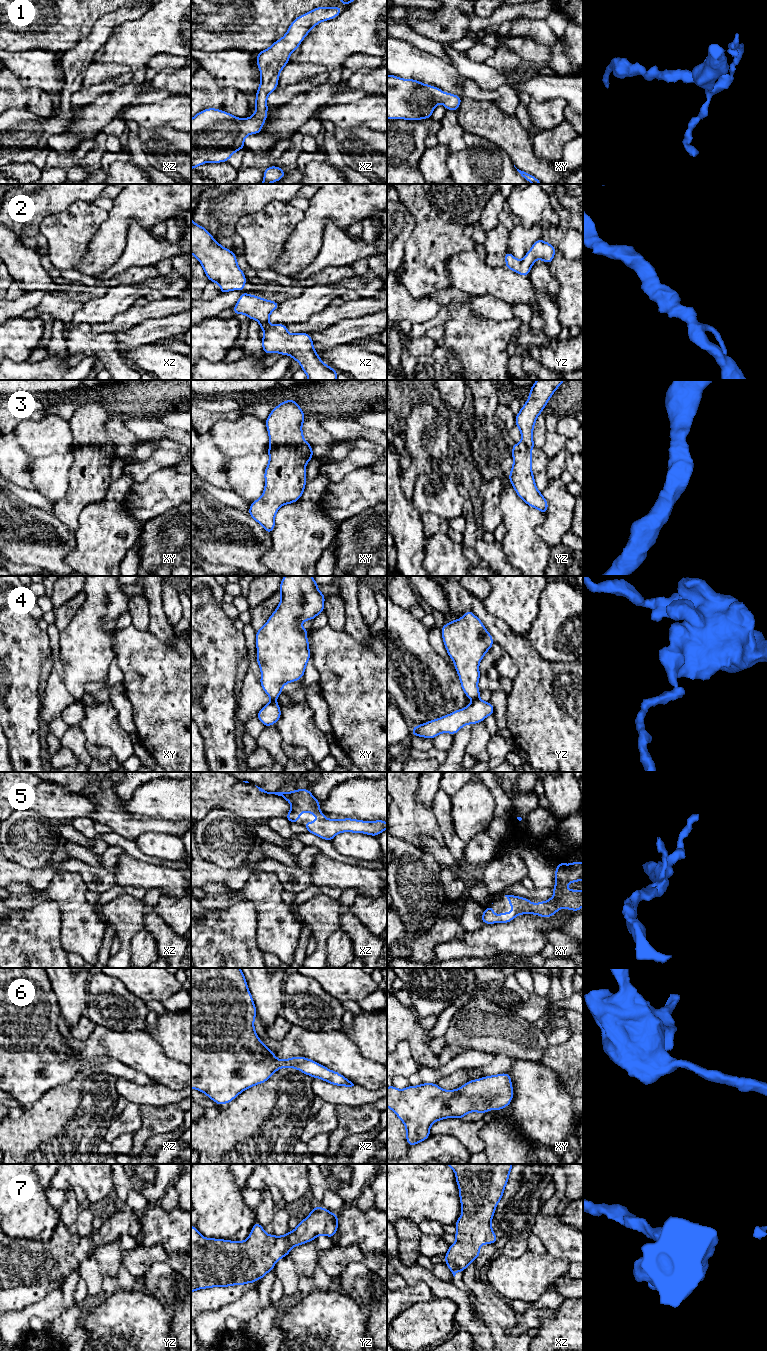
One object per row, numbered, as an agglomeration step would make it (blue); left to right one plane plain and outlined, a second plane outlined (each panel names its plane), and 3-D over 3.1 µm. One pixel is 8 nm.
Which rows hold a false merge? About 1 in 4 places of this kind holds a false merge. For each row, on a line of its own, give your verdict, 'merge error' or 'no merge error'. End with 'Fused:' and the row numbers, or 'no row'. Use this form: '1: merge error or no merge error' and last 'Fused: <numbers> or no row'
1: no merge error
2: no merge error
3: no merge error
4: merge error
5: no merge error
6: no merge error
7: no merge error
Fused: 4

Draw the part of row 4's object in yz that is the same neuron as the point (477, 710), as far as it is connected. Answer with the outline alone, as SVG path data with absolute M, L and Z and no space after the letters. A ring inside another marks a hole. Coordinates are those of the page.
M480 698L473 699L465 708L456 710L448 715L442 716L412 728L411 736L419 736L434 739L441 733L455 735L467 724L477 724L489 715L494 714L494 706L491 702L484 702Z

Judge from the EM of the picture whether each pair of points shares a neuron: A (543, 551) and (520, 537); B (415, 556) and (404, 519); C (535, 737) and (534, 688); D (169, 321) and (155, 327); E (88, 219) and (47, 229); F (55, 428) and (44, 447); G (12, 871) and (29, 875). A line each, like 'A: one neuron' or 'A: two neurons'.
A: one neuron
B: one neuron
C: one neuron
D: one neuron
E: one neuron
F: one neuron
G: one neuron

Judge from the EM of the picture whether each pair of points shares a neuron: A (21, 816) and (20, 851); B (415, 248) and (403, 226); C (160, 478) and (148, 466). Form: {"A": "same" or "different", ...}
{"A": "same", "B": "different", "C": "different"}

